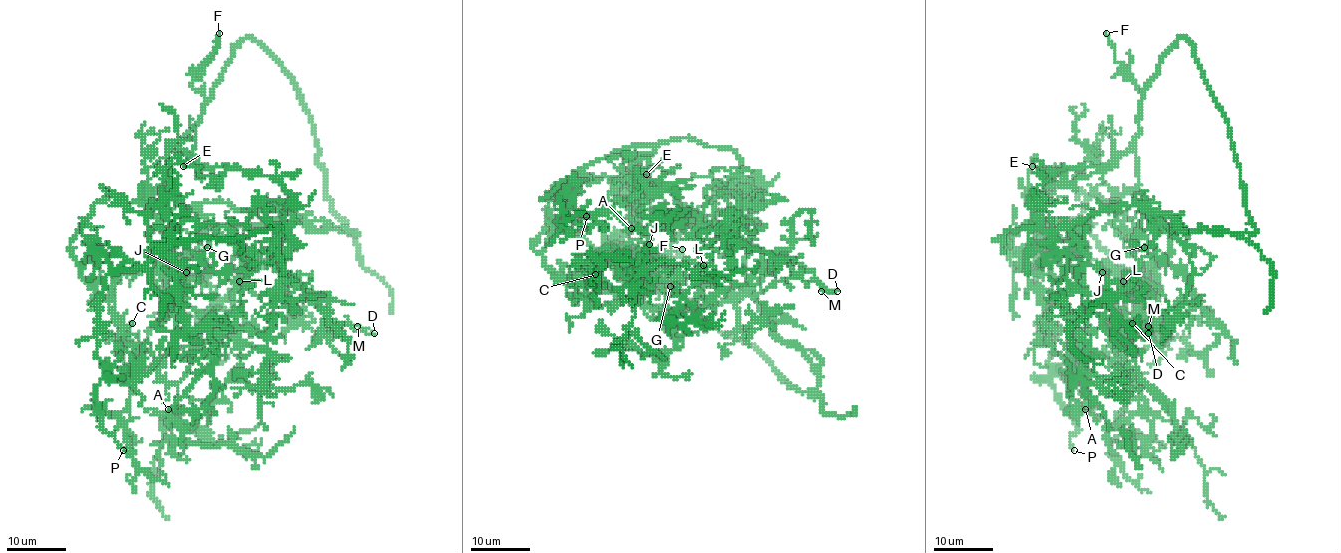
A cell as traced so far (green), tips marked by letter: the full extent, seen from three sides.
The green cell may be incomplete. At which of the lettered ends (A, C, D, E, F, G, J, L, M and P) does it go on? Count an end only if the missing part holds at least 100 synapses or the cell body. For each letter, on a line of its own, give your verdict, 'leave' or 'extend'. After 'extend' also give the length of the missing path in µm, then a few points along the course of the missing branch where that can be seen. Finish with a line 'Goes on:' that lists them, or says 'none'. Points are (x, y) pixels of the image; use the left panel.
A: leave
C: leave
D: leave
E: leave
F: leave
G: leave
J: leave
L: leave
M: leave
P: leave
Goes on: none

